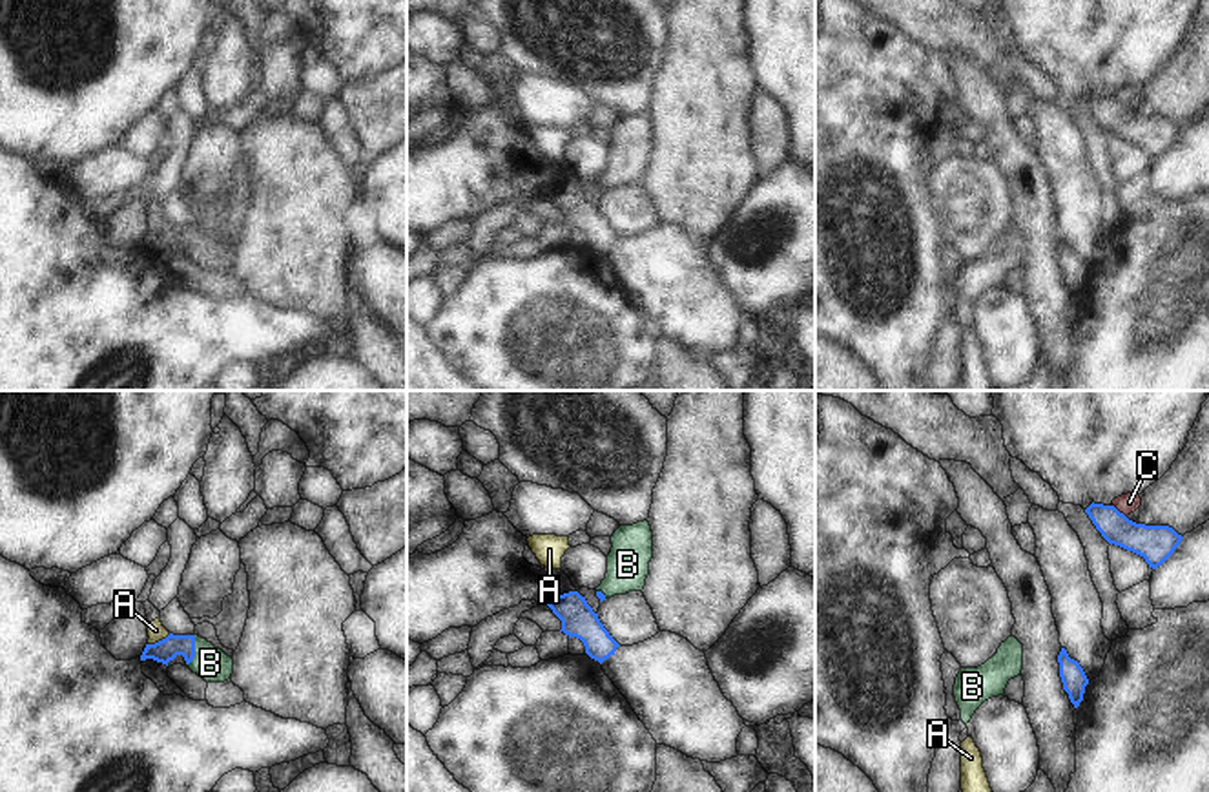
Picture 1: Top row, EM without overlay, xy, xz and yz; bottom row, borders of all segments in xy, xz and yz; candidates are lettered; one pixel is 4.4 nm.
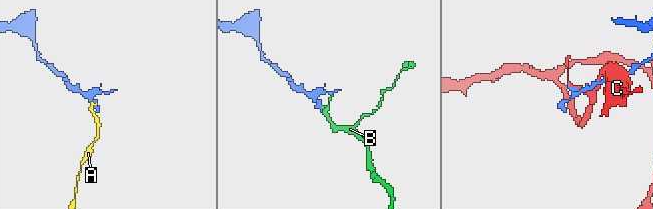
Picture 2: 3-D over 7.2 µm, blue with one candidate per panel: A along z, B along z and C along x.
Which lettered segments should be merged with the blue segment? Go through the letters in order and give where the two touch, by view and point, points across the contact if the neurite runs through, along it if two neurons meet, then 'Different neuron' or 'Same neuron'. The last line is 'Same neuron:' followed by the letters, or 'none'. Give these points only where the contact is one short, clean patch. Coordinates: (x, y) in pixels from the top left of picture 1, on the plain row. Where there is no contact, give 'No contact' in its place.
A: Touches blue at xy (159, 232). Boundary: xy (170, 225), (148, 236). Different neuron
B: Touches blue at xy (194, 241). Path across: xy (168, 239), (194, 241), (210, 254). Same neuron
C: Touches blue at yz (1118, 103). Different neuron
Same neuron: B

